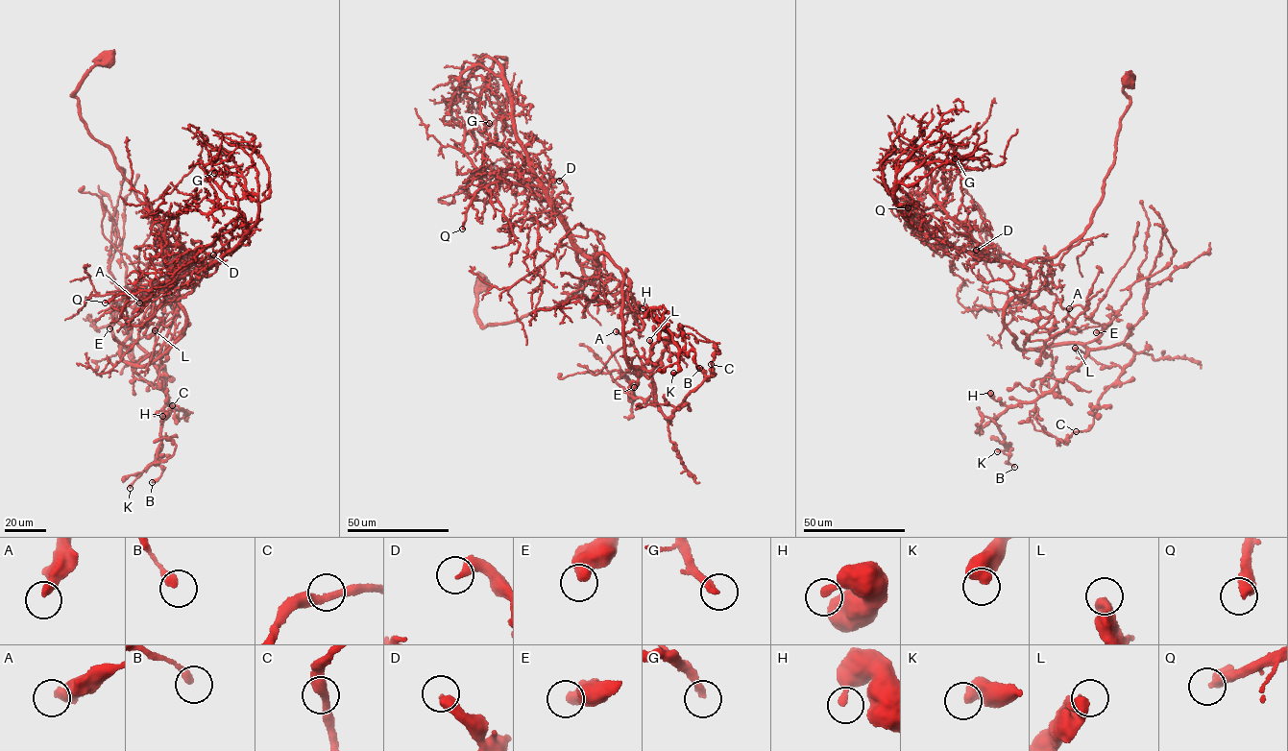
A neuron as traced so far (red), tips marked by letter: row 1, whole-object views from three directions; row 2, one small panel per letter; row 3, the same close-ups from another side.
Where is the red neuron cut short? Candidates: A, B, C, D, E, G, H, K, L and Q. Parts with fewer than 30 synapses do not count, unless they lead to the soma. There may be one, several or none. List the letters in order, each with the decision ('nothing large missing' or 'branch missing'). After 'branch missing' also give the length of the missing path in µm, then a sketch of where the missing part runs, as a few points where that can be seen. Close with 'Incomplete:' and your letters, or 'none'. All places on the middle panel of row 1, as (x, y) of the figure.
A: nothing large missing
B: nothing large missing
C: nothing large missing
D: nothing large missing
E: nothing large missing
G: nothing large missing
H: nothing large missing
K: nothing large missing
L: nothing large missing
Q: branch missing | 35 µm | (462, 229), (473, 250), (471, 256), (477, 273), (475, 278)
Incomplete: Q

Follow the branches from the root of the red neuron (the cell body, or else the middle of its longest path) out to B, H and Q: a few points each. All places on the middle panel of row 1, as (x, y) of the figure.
B: (484, 282), (482, 325), (507, 324), (605, 254), (628, 363), (657, 364), (663, 326), (699, 368)
H: (484, 282), (482, 325), (507, 324), (605, 254), (649, 371), (670, 332), (643, 308)
Q: (484, 282), (477, 316), (493, 326), (559, 303), (584, 273), (538, 186), (501, 181), (477, 189), (462, 229)

